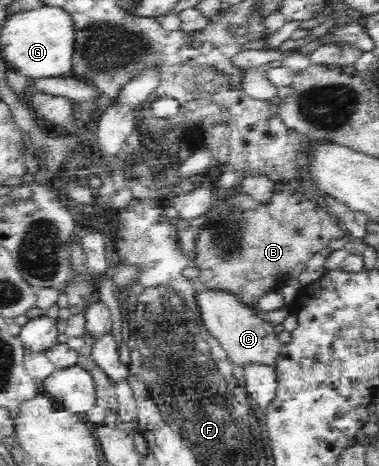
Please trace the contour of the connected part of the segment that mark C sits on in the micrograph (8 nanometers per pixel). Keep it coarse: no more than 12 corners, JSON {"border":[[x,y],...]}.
{"border":[[226,292],[197,297],[234,366],[278,370],[274,322]]}

